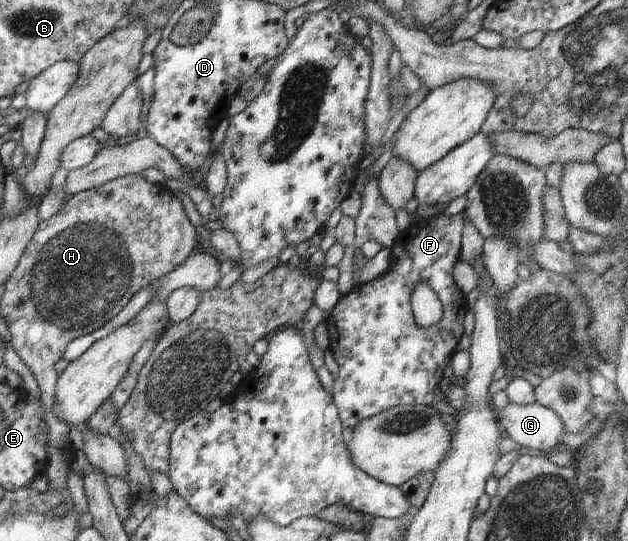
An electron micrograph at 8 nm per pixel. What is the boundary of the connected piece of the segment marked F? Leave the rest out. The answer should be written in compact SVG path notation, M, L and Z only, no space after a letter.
M462 213L457 215L441 215L435 214L433 217L421 218L416 222L410 224L406 229L402 230L398 237L395 239L394 245L391 248L391 263L390 268L383 275L379 275L377 278L370 280L366 283L360 283L351 289L347 294L340 297L337 304L330 310L329 316L324 319L324 323L327 326L327 332L330 340L329 350L333 353L337 364L339 364L339 376L337 380L334 381L334 387L331 391L332 399L337 405L340 421L342 422L343 428L353 428L356 427L360 420L374 417L378 412L383 412L385 409L390 409L391 407L397 405L433 405L433 398L435 394L433 389L438 387L440 379L443 378L443 370L448 364L448 360L459 344L460 338L463 336L463 324L439 324L439 326L423 325L419 326L415 322L412 306L410 303L410 296L413 292L413 288L419 283L427 283L433 292L437 294L439 300L442 302L442 310L444 311L445 318L451 322L453 318L457 320L459 314L465 314L468 312L468 307L466 303L465 293L457 286L457 283L453 280L452 272L455 263L460 259L460 248L462 243L462 232L464 229L464 216Z

